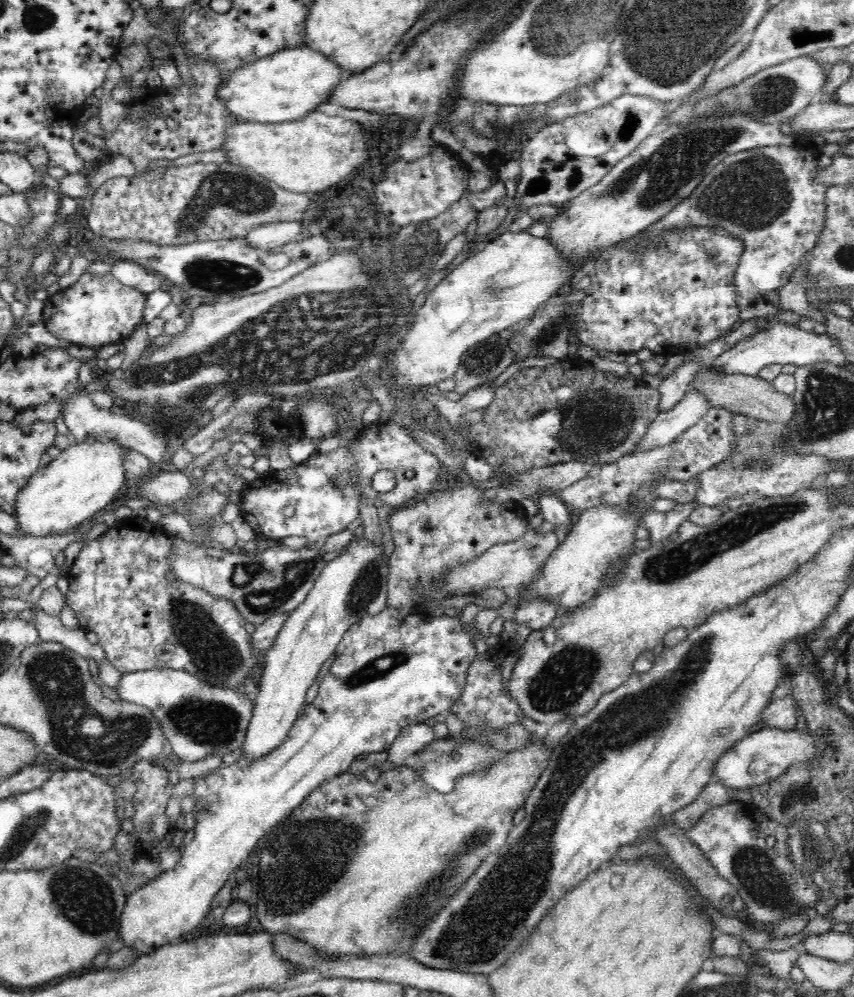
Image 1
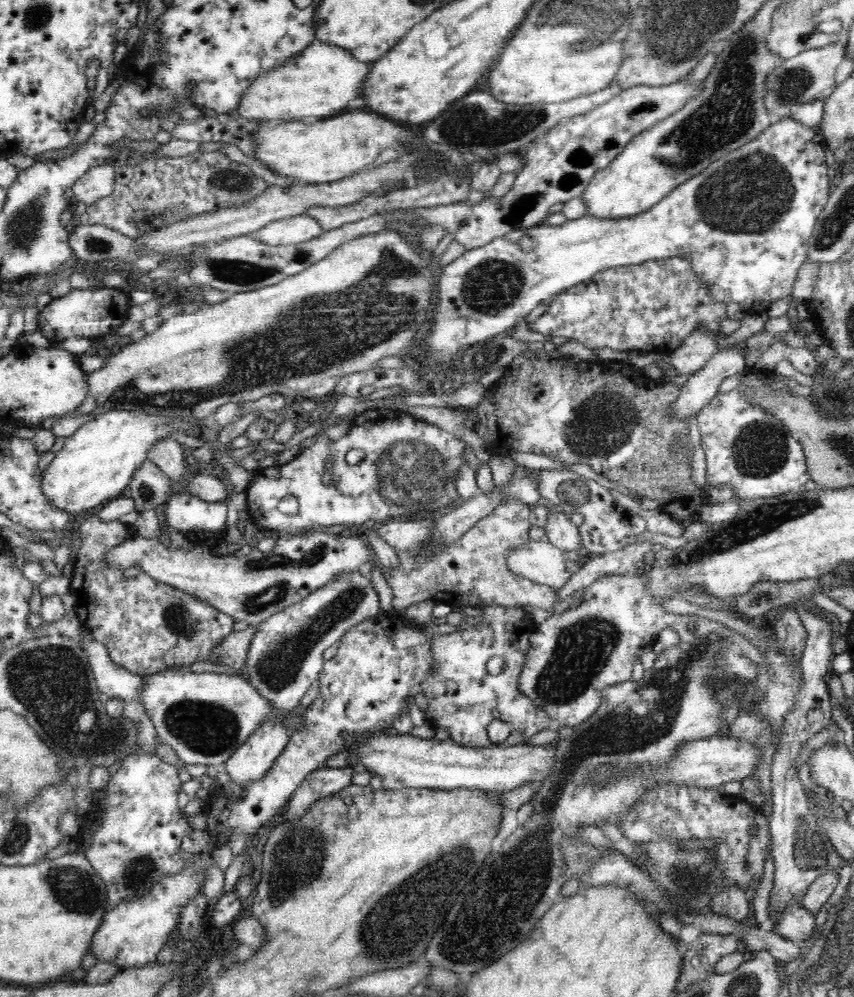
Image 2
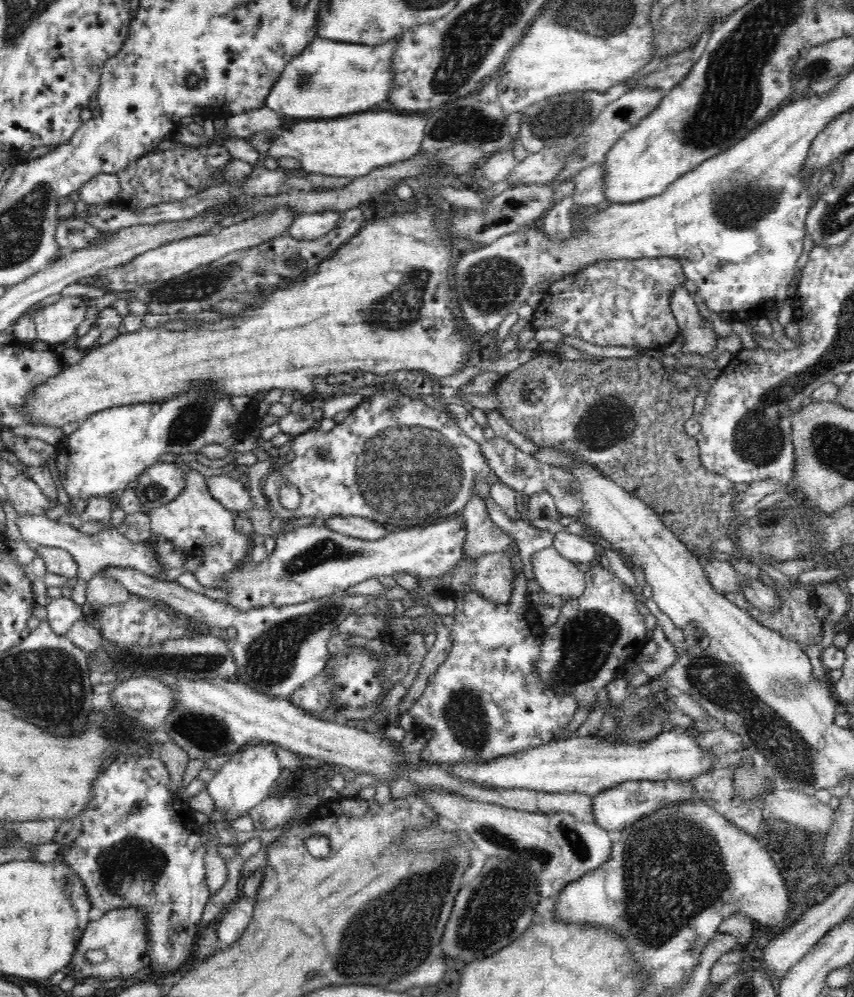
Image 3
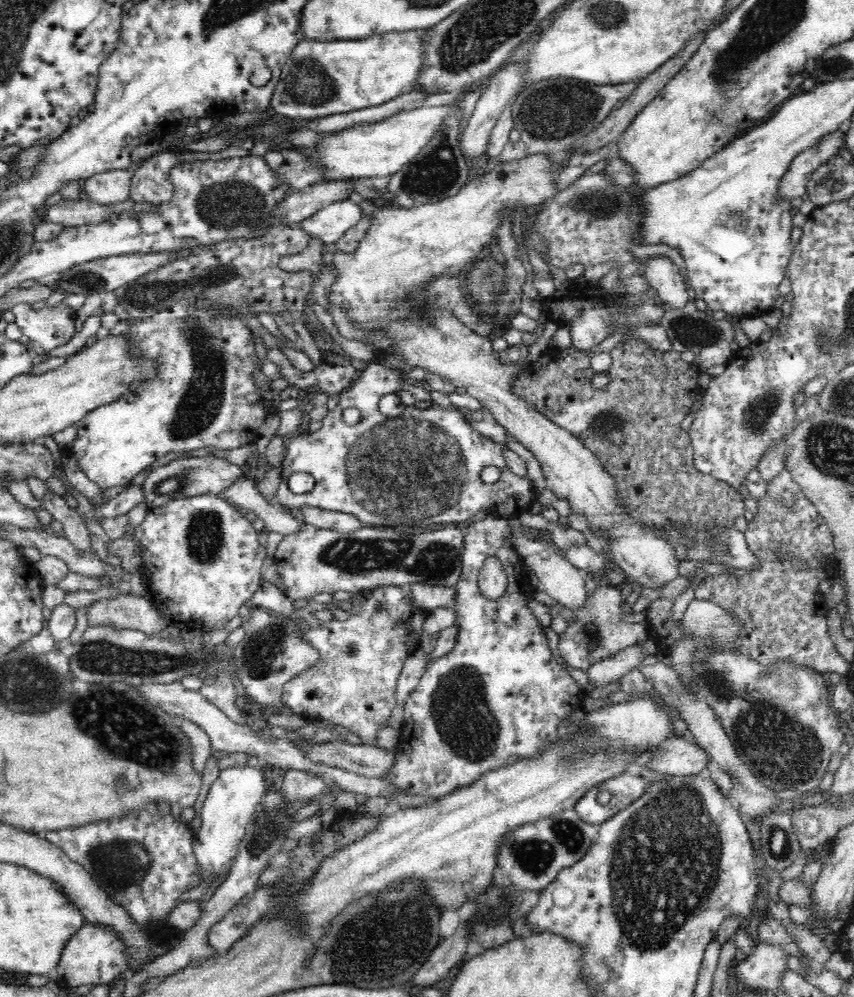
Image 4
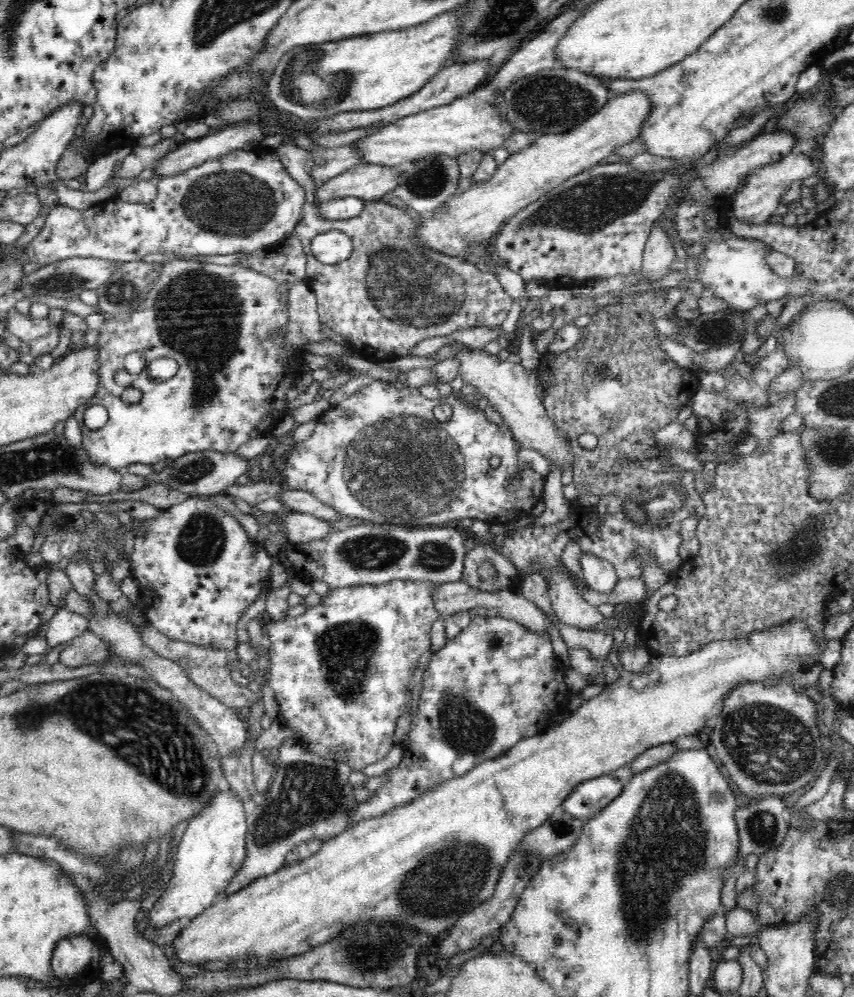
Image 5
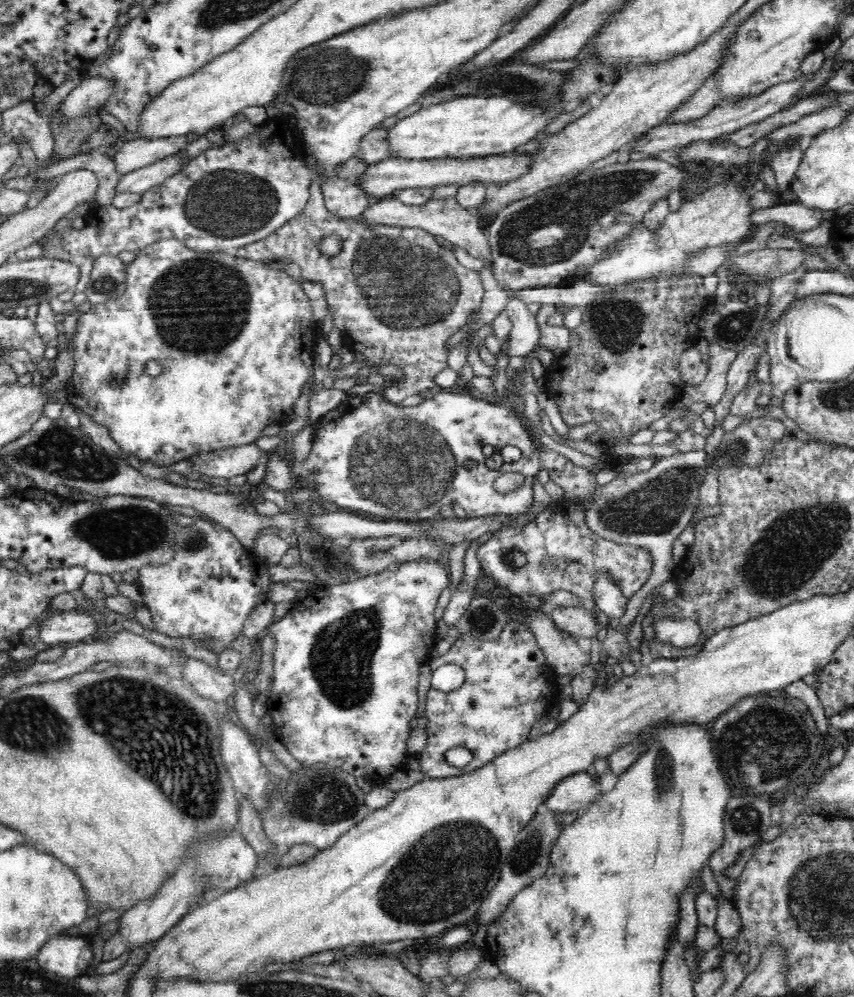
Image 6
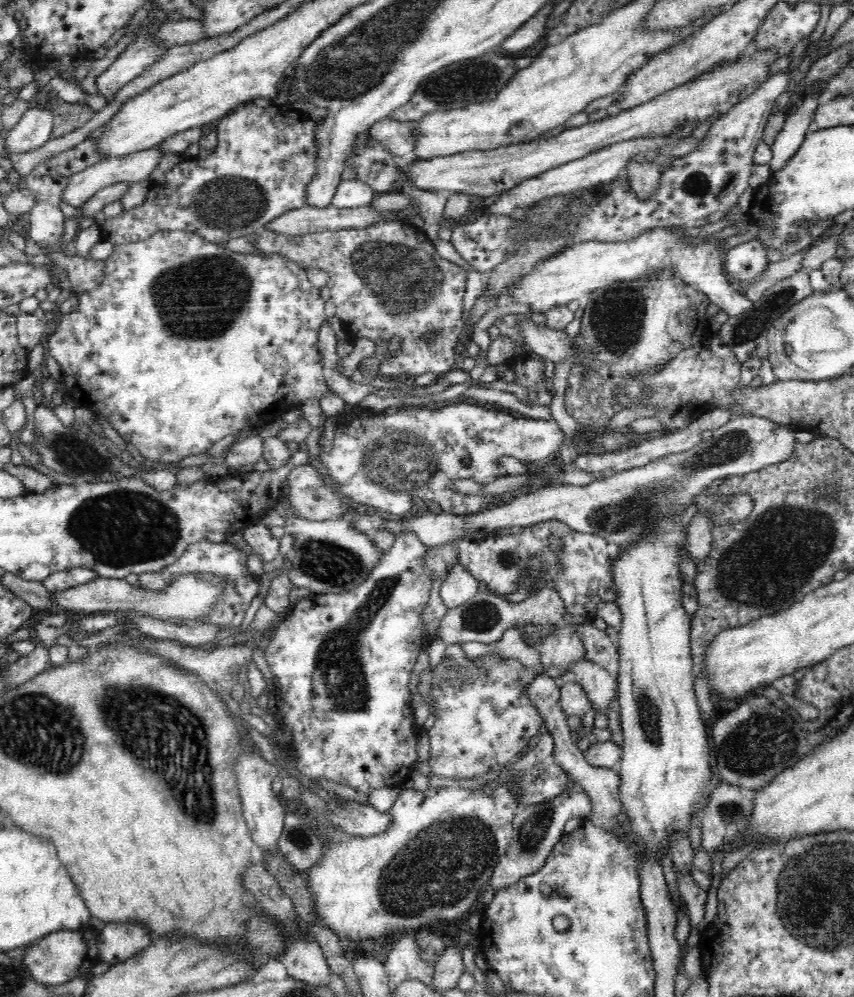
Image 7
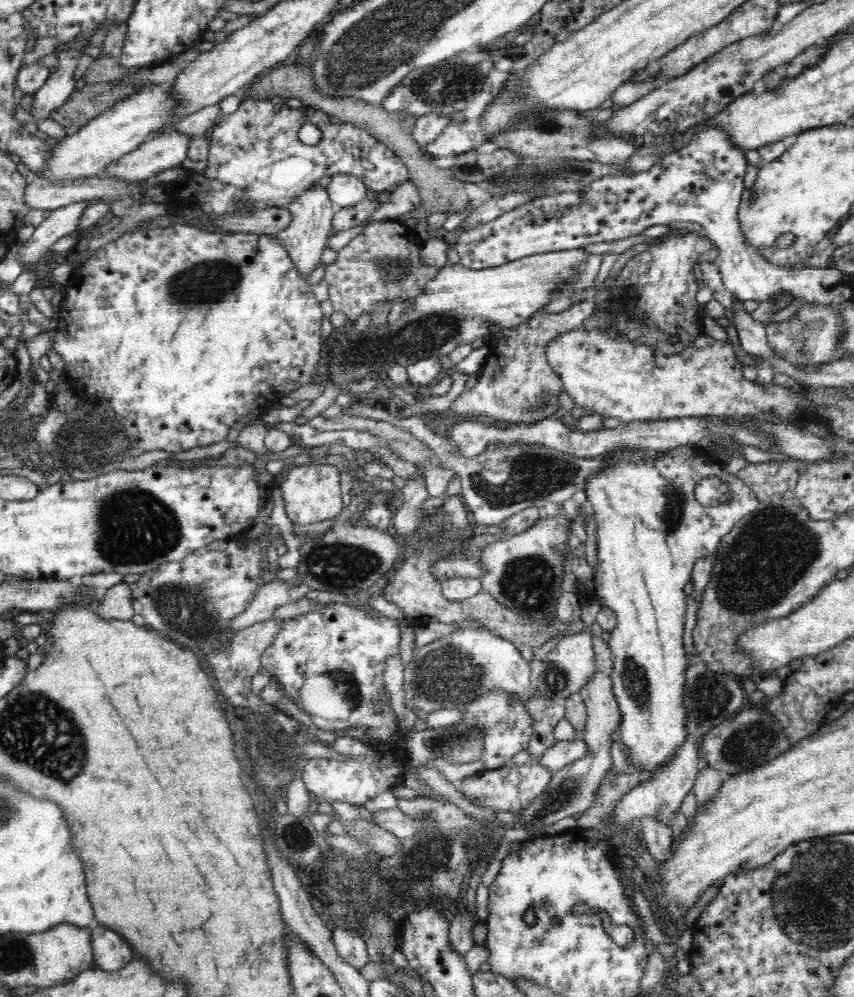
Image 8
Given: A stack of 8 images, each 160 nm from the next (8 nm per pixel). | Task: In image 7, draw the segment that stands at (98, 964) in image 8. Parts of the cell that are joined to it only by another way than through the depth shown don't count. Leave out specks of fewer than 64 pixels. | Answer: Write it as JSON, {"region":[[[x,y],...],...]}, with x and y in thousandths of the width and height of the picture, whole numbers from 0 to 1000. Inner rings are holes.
{"region":[[[148,925],[123,926],[119,934],[114,936],[114,963],[122,963],[130,968],[159,959],[180,943],[166,929]]]}

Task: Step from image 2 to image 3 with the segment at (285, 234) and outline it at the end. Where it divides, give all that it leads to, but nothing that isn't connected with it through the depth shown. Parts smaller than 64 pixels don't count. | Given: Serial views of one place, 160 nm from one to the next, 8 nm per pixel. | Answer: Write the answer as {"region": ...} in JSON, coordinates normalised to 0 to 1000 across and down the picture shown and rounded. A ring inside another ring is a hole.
{"region":[[[379,211],[371,215],[349,216],[335,233],[349,241],[370,241],[390,233],[399,223],[399,213]]]}

